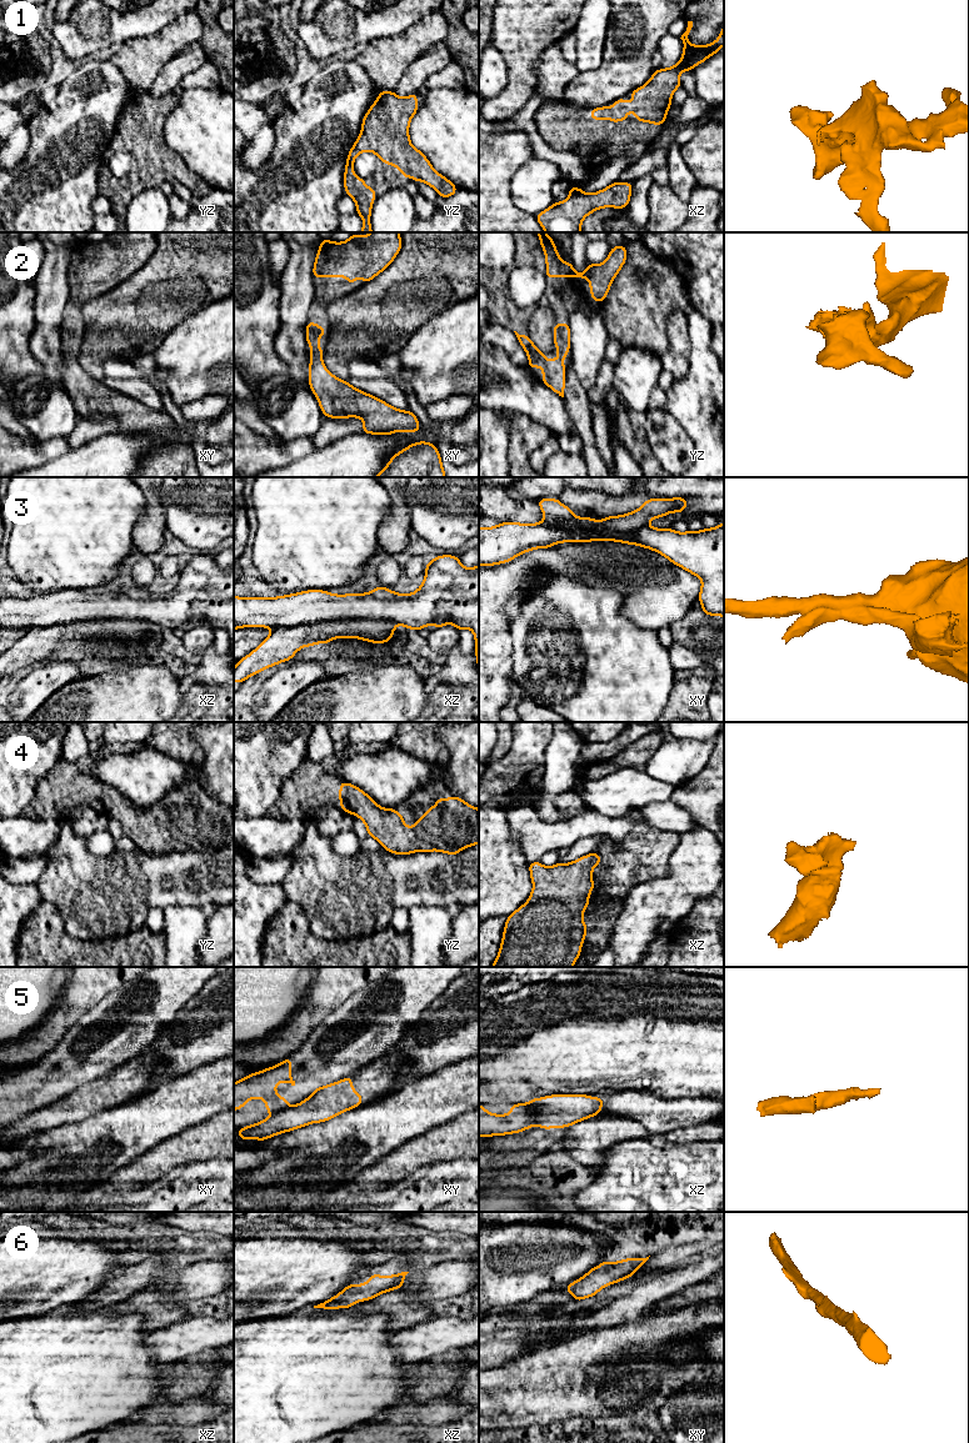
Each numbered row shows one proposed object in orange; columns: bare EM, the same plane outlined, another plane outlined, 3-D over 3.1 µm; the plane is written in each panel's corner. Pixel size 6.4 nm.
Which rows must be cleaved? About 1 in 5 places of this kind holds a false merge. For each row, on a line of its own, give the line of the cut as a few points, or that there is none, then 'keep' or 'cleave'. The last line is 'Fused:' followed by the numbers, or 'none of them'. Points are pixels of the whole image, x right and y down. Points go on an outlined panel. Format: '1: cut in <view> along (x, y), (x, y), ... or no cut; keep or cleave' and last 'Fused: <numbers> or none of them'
1: no cut; keep
2: no cut; keep
3: cut in xz along (396, 624), (389, 620), (339, 619), (281, 626), (273, 630); cleave
4: no cut; keep
5: cut in xz along (527, 1103), (538, 1125); cleave
6: no cut; keep
Fused: 3, 5

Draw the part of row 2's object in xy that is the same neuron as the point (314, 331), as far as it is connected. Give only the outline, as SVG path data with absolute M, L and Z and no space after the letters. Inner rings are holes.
M306 322L306 342L313 352L309 355L309 385L324 416L339 420L359 417L364 421L361 432L371 435L419 432L420 422L413 412L395 409L329 372L321 360L324 351L319 347L319 339L325 334L324 327Z

